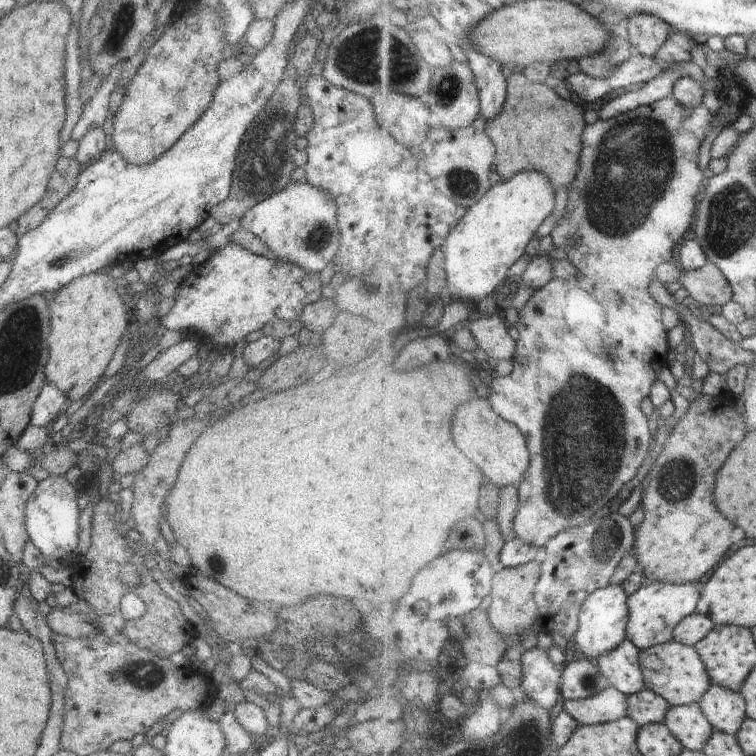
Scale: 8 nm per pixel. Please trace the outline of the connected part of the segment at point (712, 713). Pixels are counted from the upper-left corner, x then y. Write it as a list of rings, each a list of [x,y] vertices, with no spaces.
[[[714,684],[700,702],[716,730],[737,735],[748,718],[749,704],[741,692]]]

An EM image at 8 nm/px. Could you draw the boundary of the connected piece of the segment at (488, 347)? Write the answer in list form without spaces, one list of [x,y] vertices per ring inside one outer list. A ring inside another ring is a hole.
[[[494,314],[490,317],[481,317],[468,324],[471,332],[488,356],[498,360],[514,360],[517,354],[517,342],[510,335],[509,325]]]

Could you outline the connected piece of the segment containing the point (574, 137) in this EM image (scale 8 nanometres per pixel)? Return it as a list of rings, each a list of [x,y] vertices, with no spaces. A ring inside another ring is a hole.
[[[512,72],[510,80],[510,96],[506,102],[506,108],[498,120],[488,122],[488,134],[498,144],[498,170],[500,174],[510,180],[514,174],[522,170],[542,170],[548,172],[556,186],[570,184],[574,174],[582,168],[582,150],[584,150],[584,130],[586,130],[586,110],[582,104],[576,104],[572,100],[562,98],[554,88],[546,84],[534,84],[526,74]],[[554,102],[560,102],[558,108],[554,108]]]

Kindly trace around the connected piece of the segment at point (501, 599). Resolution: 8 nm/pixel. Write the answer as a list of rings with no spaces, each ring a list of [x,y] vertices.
[[[543,559],[529,562],[520,568],[506,568],[498,572],[494,582],[494,598],[492,601],[492,622],[504,634],[520,634],[528,628],[537,629],[539,604],[536,591],[543,573]]]

